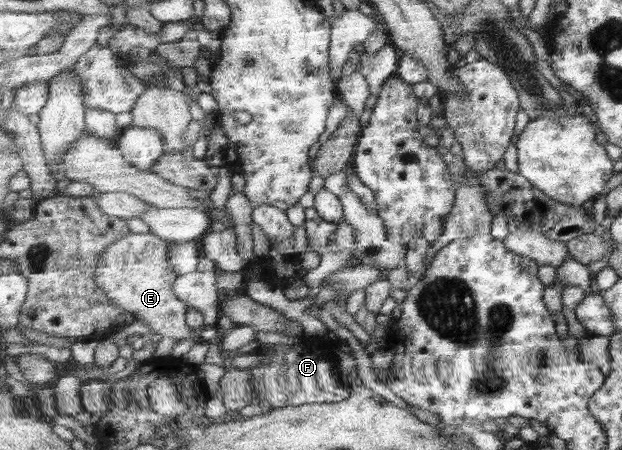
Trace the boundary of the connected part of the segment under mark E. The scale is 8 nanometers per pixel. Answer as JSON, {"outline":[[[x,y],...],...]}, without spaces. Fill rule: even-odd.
{"outline":[[[130,233],[120,240],[114,241],[99,256],[98,266],[95,268],[96,285],[106,291],[106,296],[121,306],[126,313],[133,314],[141,322],[145,322],[150,332],[166,338],[177,338],[179,341],[194,339],[194,328],[187,323],[190,306],[178,298],[174,292],[174,282],[179,277],[174,265],[169,261],[169,242],[154,233]]]}

